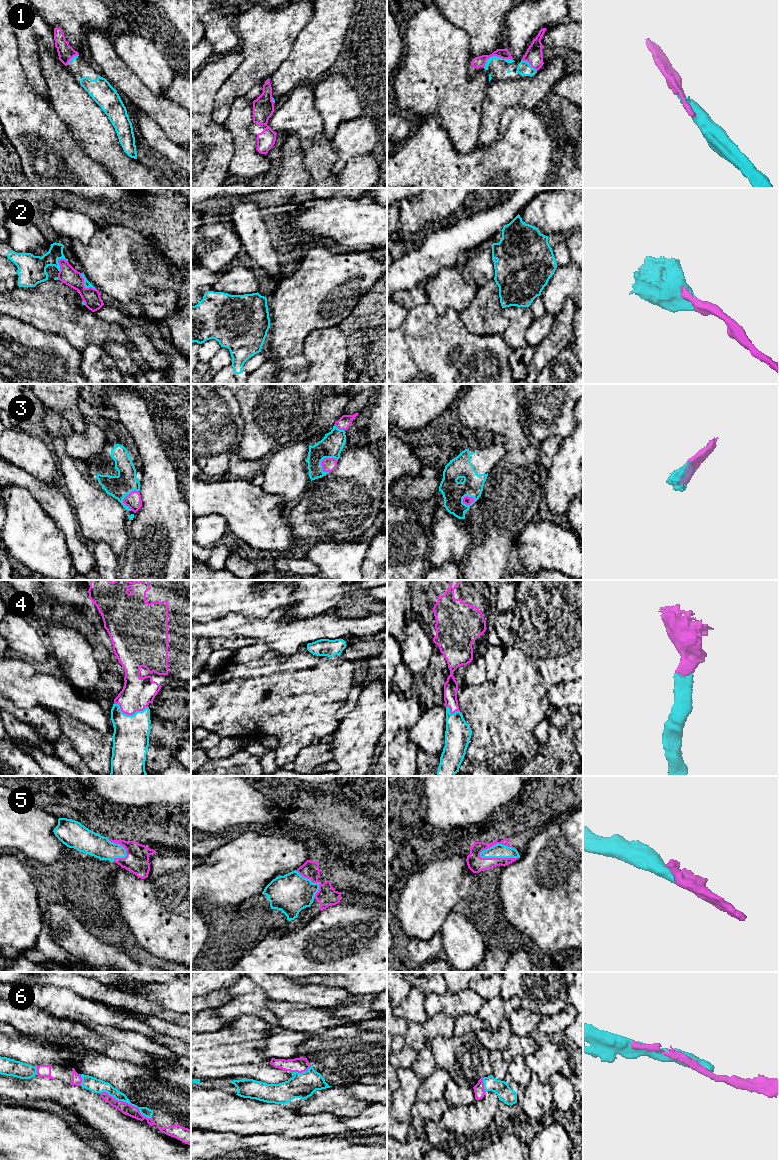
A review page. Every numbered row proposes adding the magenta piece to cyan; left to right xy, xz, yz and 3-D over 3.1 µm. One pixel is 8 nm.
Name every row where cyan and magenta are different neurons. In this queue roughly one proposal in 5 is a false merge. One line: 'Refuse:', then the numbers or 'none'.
Refuse: none

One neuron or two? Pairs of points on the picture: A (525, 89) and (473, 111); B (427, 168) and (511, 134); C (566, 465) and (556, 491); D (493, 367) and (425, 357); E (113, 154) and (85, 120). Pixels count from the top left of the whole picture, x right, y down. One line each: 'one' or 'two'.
A: two
B: one
C: one
D: one
E: one

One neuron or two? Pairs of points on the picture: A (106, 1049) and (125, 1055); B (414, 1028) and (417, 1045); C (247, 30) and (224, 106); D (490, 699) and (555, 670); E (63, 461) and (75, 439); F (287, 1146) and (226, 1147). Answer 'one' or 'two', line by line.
A: one
B: one
C: one
D: one
E: two
F: one

